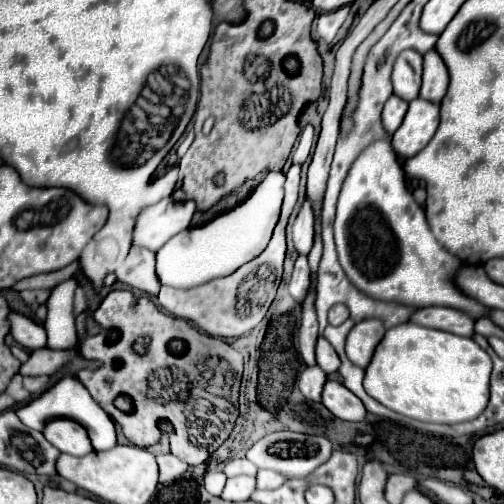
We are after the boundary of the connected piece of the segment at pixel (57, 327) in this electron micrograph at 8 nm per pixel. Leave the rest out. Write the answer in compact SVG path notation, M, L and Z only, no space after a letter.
M68 280L56 286L46 300L48 316L44 328L48 332L48 348L72 348L76 344L74 324L74 290L78 284Z

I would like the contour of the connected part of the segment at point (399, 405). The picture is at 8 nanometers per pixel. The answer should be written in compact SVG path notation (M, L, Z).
M414 322L390 328L366 368L364 390L386 408L424 422L458 424L474 420L488 404L490 356L472 340Z

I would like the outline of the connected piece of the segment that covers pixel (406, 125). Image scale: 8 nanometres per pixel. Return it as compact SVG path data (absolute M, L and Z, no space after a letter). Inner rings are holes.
M416 98L410 102L402 126L392 136L392 146L400 158L416 156L434 136L440 122L440 106Z

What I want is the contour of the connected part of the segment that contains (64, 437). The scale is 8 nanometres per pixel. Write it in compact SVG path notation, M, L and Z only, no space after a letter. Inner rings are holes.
M56 418L50 420L42 432L50 444L54 444L60 452L72 454L72 456L84 456L92 452L92 444L88 442L86 430L68 418Z

